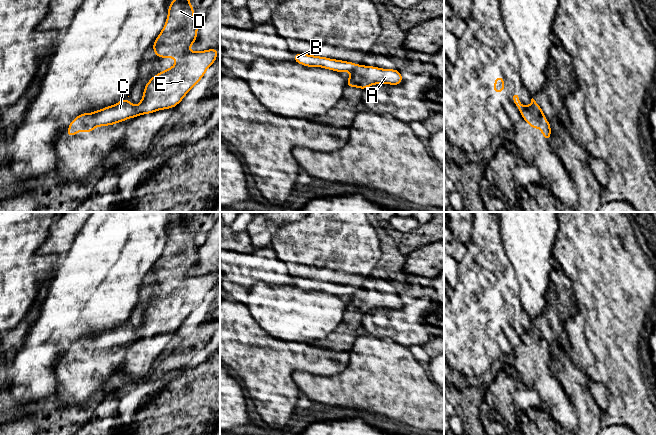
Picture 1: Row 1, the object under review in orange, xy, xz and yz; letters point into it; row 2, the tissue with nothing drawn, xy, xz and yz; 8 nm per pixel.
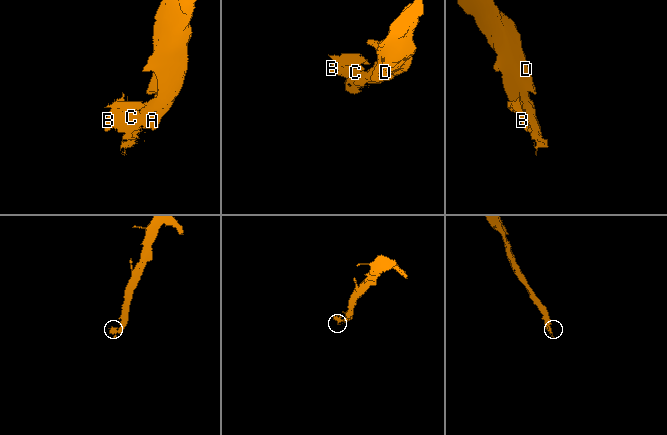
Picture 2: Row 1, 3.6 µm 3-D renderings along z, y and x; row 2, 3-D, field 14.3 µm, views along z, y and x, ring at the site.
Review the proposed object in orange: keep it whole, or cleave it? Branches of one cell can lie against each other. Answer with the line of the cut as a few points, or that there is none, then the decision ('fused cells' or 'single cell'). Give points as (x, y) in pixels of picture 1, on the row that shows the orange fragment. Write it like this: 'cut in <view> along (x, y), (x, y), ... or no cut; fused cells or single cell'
cut in xy along (136, 108), (129, 117); fused cells

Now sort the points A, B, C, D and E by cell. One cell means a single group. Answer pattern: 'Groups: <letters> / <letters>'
Groups: A D E / B C

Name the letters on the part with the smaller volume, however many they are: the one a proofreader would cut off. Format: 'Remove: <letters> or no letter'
Remove: B, C

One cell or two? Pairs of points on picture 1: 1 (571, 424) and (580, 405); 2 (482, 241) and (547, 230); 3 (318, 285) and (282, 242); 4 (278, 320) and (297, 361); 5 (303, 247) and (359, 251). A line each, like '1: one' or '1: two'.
1: two
2: two
3: one
4: two
5: one

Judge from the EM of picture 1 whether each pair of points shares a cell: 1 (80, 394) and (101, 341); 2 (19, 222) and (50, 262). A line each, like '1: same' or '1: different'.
1: same
2: same

